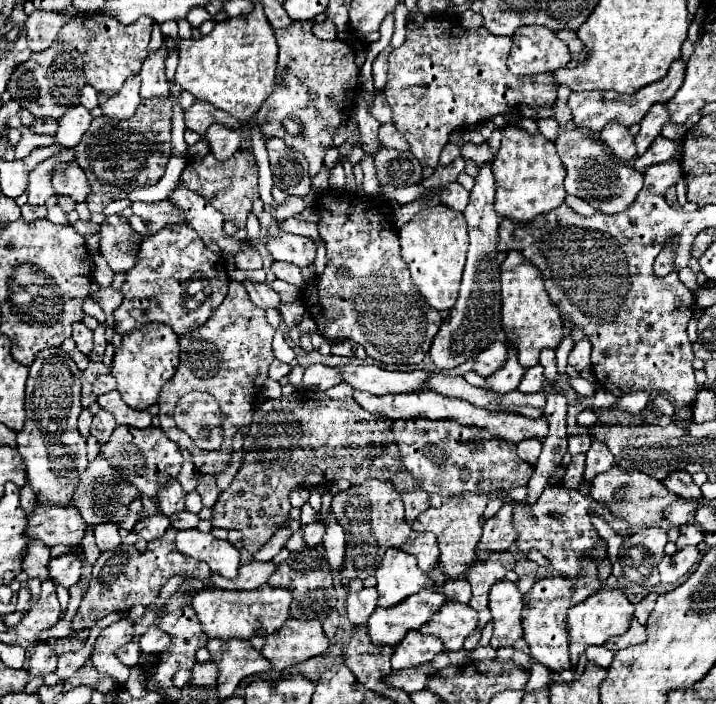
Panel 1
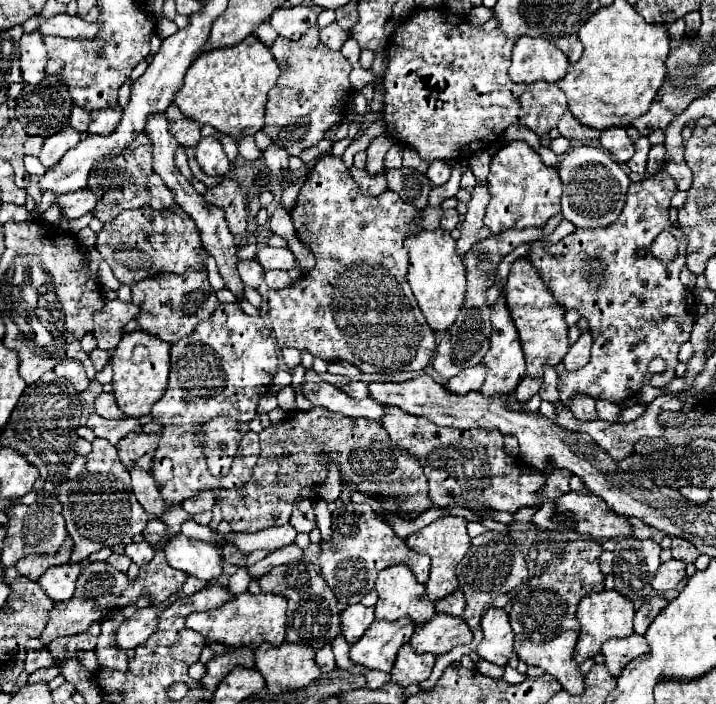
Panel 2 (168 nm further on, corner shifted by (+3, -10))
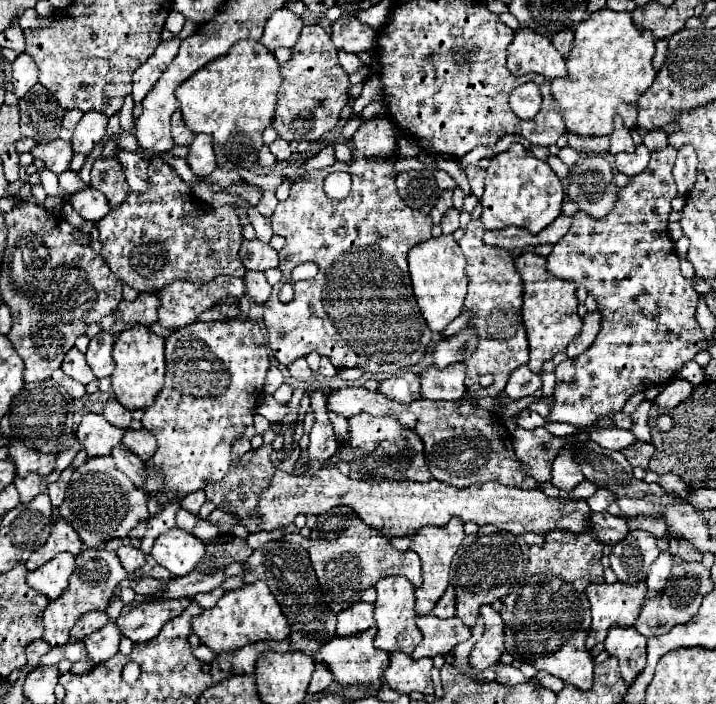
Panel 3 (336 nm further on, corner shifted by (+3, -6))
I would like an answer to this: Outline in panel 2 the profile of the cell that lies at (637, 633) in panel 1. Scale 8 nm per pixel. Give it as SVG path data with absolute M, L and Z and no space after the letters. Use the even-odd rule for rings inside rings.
M629 635L625 639L609 639L609 643L603 643L601 653L605 659L605 665L609 667L611 675L619 677L619 671L639 655L645 655L649 651L649 645L643 635Z

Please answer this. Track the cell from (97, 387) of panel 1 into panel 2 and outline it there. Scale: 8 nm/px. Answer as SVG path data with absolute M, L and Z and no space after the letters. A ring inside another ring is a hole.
M101 393L101 395L95 399L95 411L97 411L101 417L105 417L105 419L125 417L125 415L119 411L119 407L117 407L117 403L115 403L115 399L113 399L113 393Z

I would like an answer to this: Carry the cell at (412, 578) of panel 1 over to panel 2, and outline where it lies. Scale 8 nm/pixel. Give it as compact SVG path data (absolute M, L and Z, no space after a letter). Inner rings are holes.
M391 565L377 577L375 589L379 601L375 605L375 617L395 621L409 617L415 625L427 623L435 615L435 605L427 597L425 587L417 583L415 575L403 565Z

